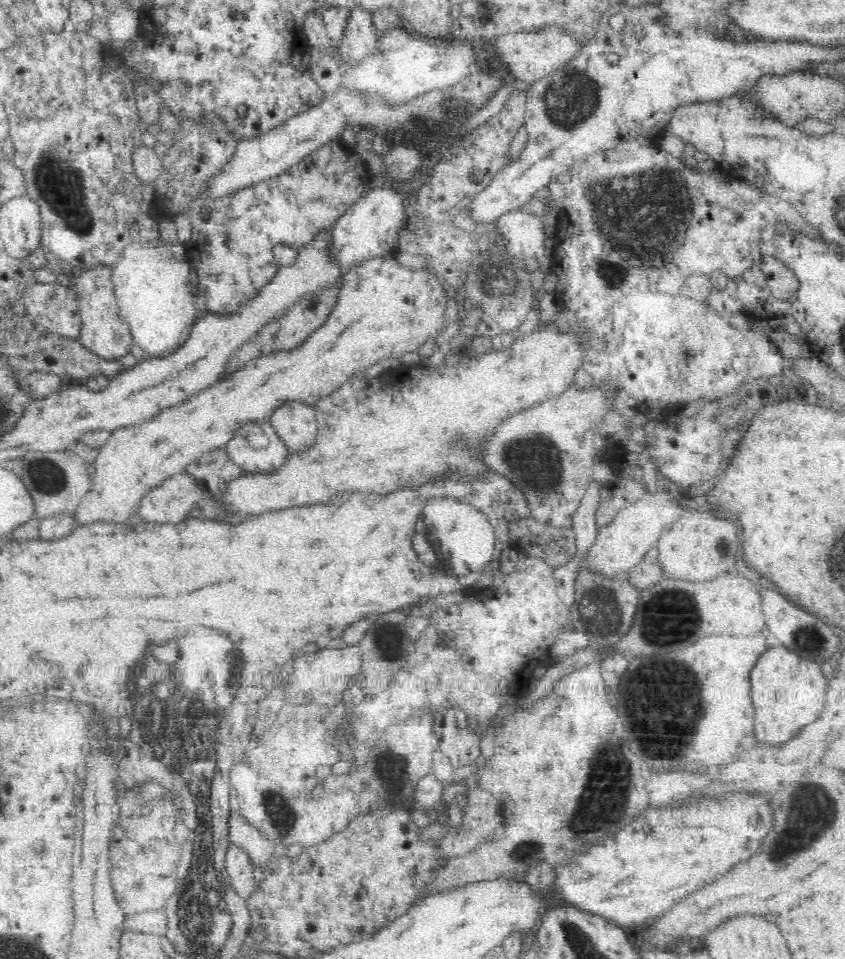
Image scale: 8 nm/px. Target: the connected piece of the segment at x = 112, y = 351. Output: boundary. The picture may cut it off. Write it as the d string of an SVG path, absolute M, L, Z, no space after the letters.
M108 266L74 273L71 283L78 293L78 310L81 318L79 342L104 360L130 362L134 345L128 324L119 315L115 294L111 284L111 270Z

